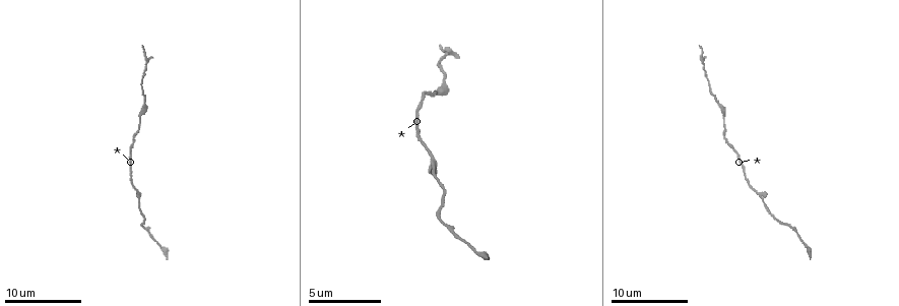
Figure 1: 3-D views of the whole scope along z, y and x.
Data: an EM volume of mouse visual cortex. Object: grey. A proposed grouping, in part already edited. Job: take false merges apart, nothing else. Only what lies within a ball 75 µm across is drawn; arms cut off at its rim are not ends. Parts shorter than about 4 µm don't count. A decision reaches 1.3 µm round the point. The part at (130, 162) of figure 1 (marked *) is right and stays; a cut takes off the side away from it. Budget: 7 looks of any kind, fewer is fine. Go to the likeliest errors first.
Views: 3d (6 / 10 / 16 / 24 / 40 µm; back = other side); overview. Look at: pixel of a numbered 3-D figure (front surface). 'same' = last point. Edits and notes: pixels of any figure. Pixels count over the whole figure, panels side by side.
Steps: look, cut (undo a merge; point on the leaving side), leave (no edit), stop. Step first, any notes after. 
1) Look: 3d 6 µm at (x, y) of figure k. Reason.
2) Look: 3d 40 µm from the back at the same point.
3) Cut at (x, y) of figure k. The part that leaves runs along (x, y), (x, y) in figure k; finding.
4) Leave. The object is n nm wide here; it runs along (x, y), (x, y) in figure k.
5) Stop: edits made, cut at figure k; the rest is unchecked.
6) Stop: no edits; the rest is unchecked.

Look: 3d 16 µm at (433, 167) of figure 1. Thick turns thin.

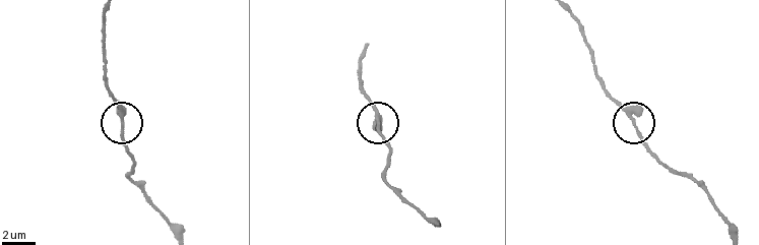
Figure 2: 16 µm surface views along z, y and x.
Leave. It runs along (104, 43), (104, 78), (120, 115), (120, 136), (128, 155) in figure 2; continuous, no second cell.

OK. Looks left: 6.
Look: 3d 16 µm at (453, 232) of figure 1. Calibre changes.

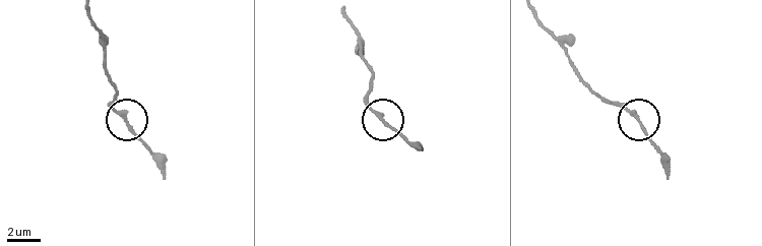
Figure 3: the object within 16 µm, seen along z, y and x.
Leave. It runs along (528, 8), (576, 73), (596, 93), (625, 106), (664, 154) in figure 3; one cell here.

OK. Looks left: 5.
Look: 3d 10 µm at (143, 100) of figure 1. Calibre changes.

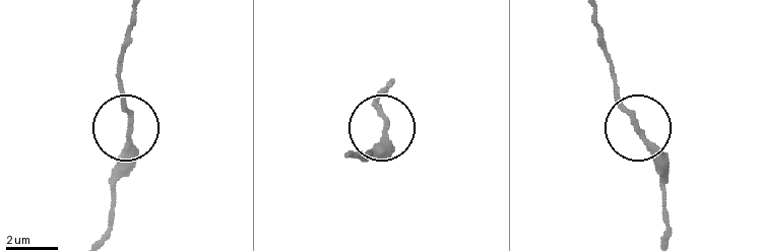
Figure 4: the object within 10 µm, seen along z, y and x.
Leave. It runs along (101, 237), (126, 138), (120, 68) in figure 4; continuous, no second cell.

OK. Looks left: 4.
Stop: no edits; the rest is unchecked.

